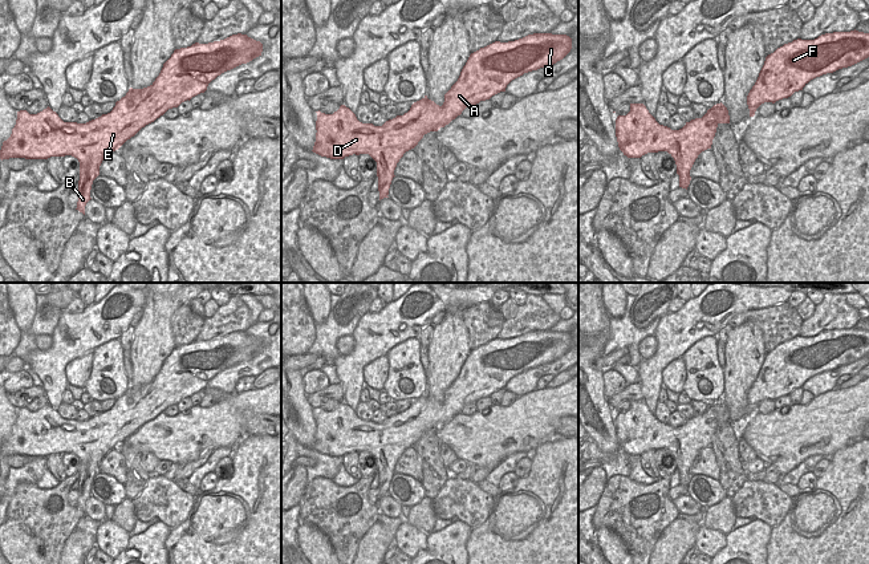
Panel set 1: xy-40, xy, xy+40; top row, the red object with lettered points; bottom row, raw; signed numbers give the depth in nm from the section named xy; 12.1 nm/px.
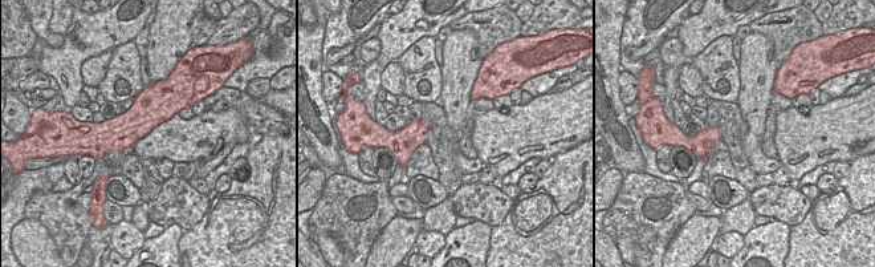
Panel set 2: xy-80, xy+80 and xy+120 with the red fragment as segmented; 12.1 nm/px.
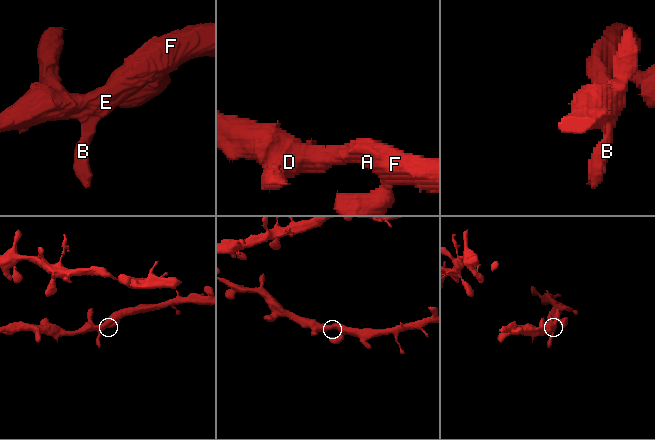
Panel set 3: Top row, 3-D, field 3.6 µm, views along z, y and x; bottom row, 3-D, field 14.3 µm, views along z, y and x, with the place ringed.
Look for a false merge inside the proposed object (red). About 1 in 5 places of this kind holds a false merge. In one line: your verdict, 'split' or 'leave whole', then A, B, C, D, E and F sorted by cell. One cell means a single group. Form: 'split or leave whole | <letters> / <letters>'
leave whole | A B C D E F

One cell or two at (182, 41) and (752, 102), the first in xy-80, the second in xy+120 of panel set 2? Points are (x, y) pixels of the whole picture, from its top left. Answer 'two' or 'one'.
one

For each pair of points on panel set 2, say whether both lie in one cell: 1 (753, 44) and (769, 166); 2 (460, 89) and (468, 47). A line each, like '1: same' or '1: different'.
1: same
2: same

